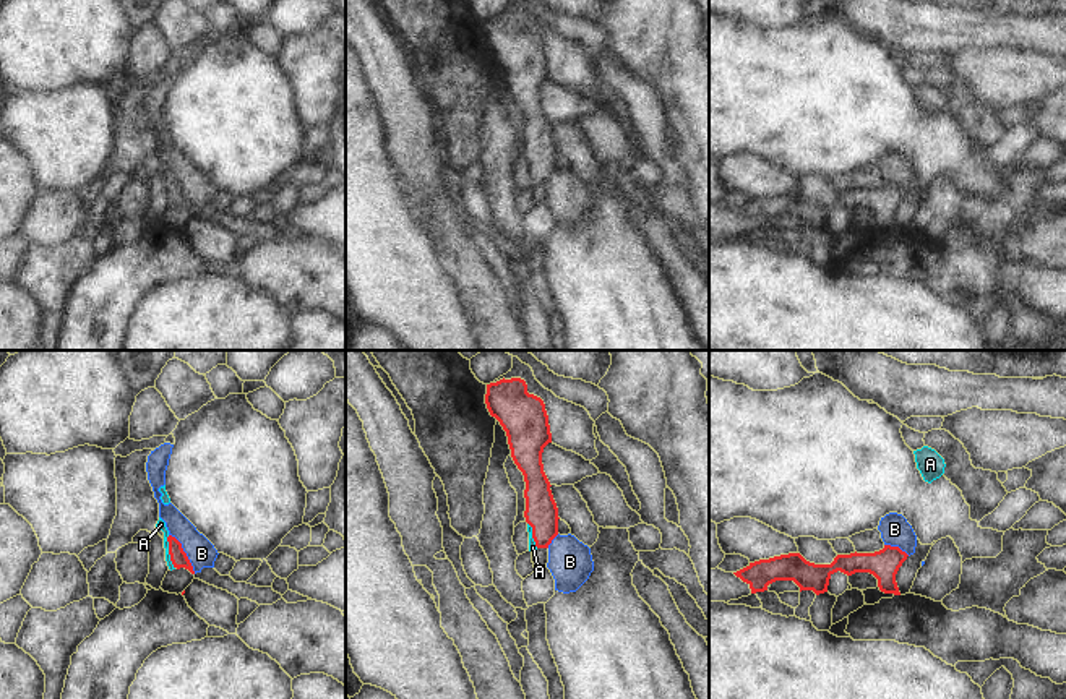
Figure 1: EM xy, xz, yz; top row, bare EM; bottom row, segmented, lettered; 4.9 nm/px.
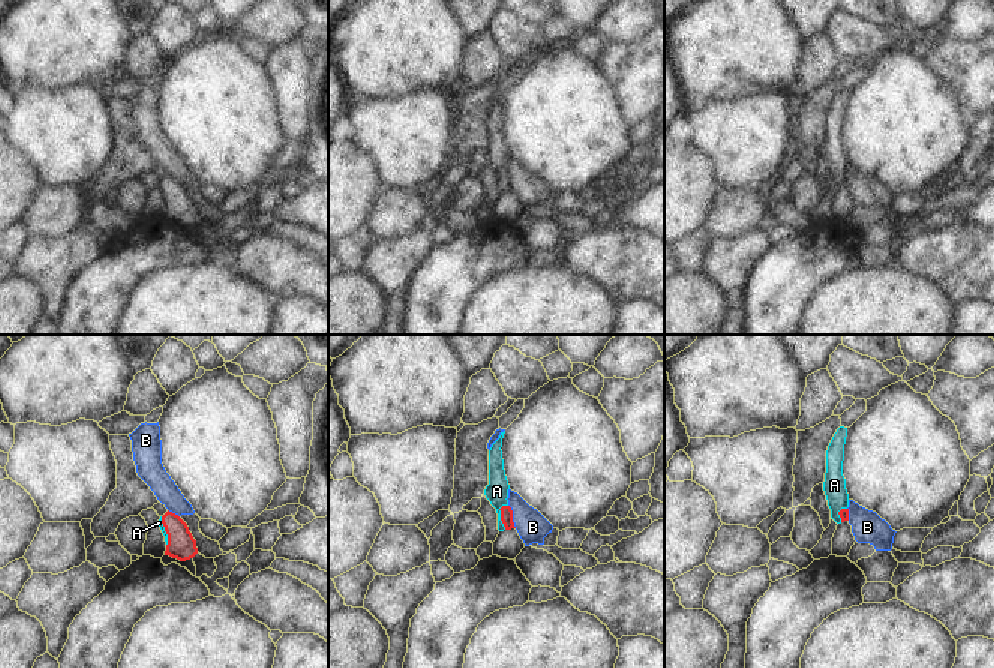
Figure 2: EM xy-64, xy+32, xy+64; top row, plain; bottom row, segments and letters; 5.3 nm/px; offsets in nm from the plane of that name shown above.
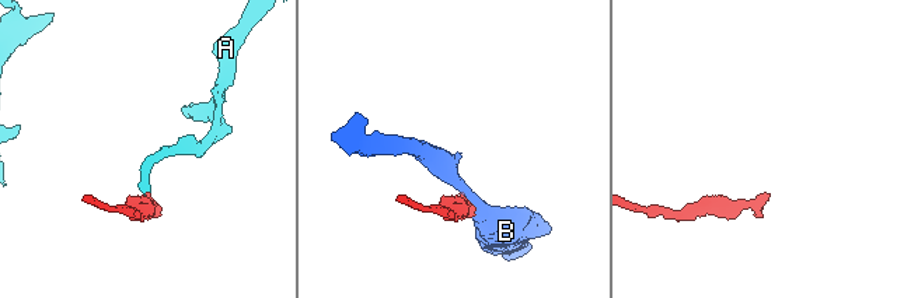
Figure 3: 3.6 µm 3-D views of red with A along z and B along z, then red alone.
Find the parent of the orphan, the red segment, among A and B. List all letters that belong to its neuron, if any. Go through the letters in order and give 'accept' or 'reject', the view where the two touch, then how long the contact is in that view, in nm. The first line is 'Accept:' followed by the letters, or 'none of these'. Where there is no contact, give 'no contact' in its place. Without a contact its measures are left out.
Accept: A
A: accept | xy | 170 nm
B: reject | xy | 240 nm

